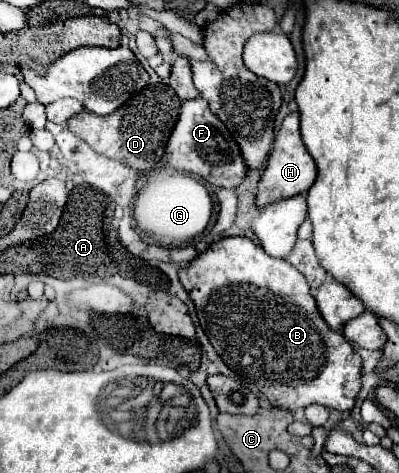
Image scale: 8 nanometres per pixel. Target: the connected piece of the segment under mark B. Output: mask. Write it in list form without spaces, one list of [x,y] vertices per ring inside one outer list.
[[[222,237],[208,245],[196,259],[178,271],[180,283],[196,305],[200,327],[210,339],[222,361],[242,379],[252,385],[280,409],[300,409],[312,403],[352,411],[360,391],[362,359],[354,347],[338,331],[330,329],[322,319],[316,299],[310,295],[306,277],[284,259],[270,257],[260,245],[248,237]]]

